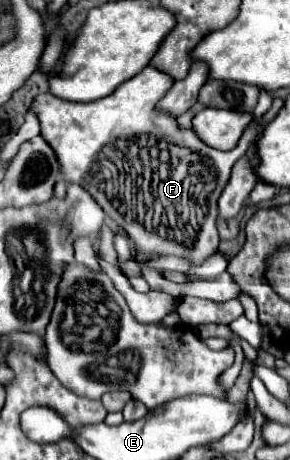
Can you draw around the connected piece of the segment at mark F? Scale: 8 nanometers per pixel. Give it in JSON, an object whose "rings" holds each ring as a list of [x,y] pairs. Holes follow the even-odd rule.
{"rings":[[[146,66],[136,78],[126,80],[124,84],[120,84],[120,88],[116,88],[116,92],[112,92],[112,96],[106,96],[102,100],[94,100],[86,104],[66,102],[46,92],[36,96],[36,100],[32,100],[28,110],[34,112],[36,118],[40,120],[42,136],[56,152],[64,180],[84,186],[92,194],[92,198],[98,200],[100,208],[104,208],[106,216],[128,232],[136,250],[140,250],[150,258],[156,258],[156,256],[166,256],[170,244],[170,250],[176,248],[178,256],[188,258],[192,266],[200,266],[210,254],[218,250],[216,202],[226,182],[230,180],[230,170],[234,162],[240,160],[256,140],[258,118],[252,118],[252,122],[244,130],[242,140],[234,150],[230,152],[214,150],[202,144],[200,138],[194,134],[194,130],[180,130],[172,116],[156,110],[156,102],[160,100],[160,96],[164,96],[170,90],[172,82],[174,80],[168,74],[158,72],[152,66]],[[164,236],[190,236],[192,240],[188,240],[190,244],[184,244],[184,240],[178,242]]]}

